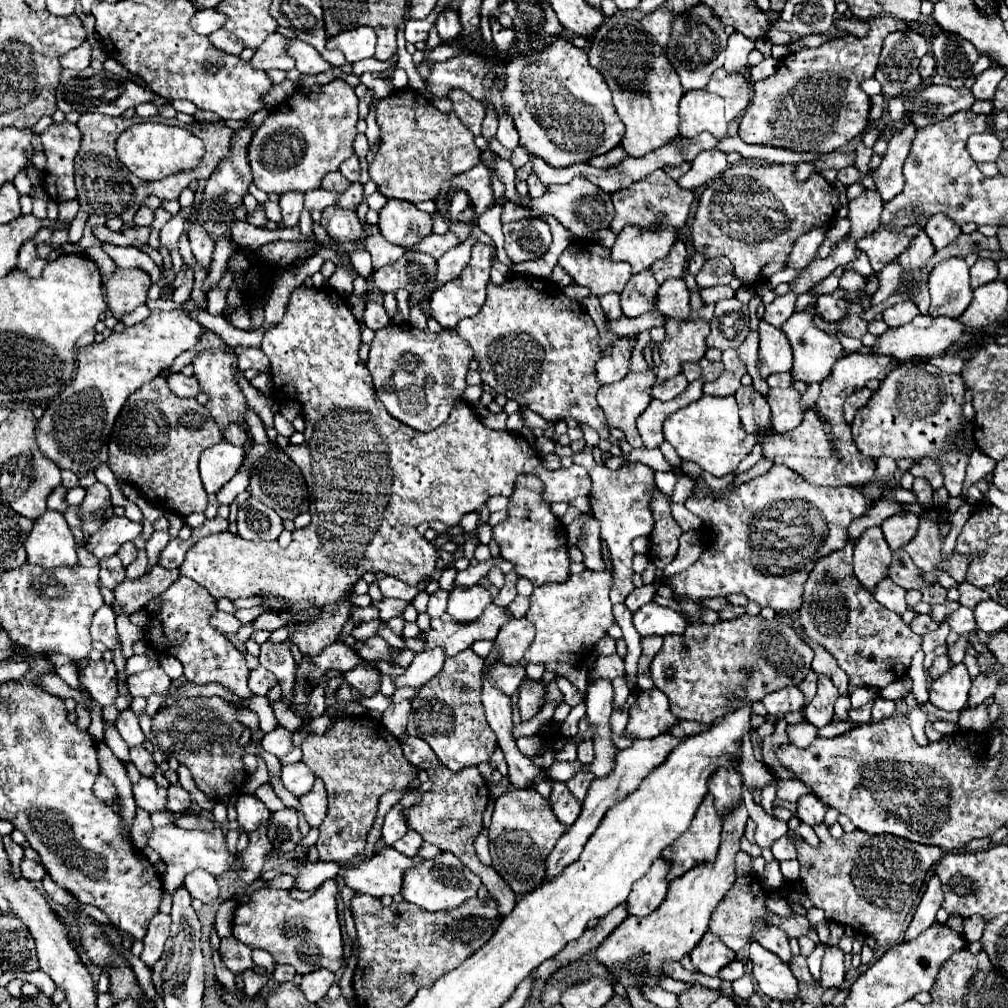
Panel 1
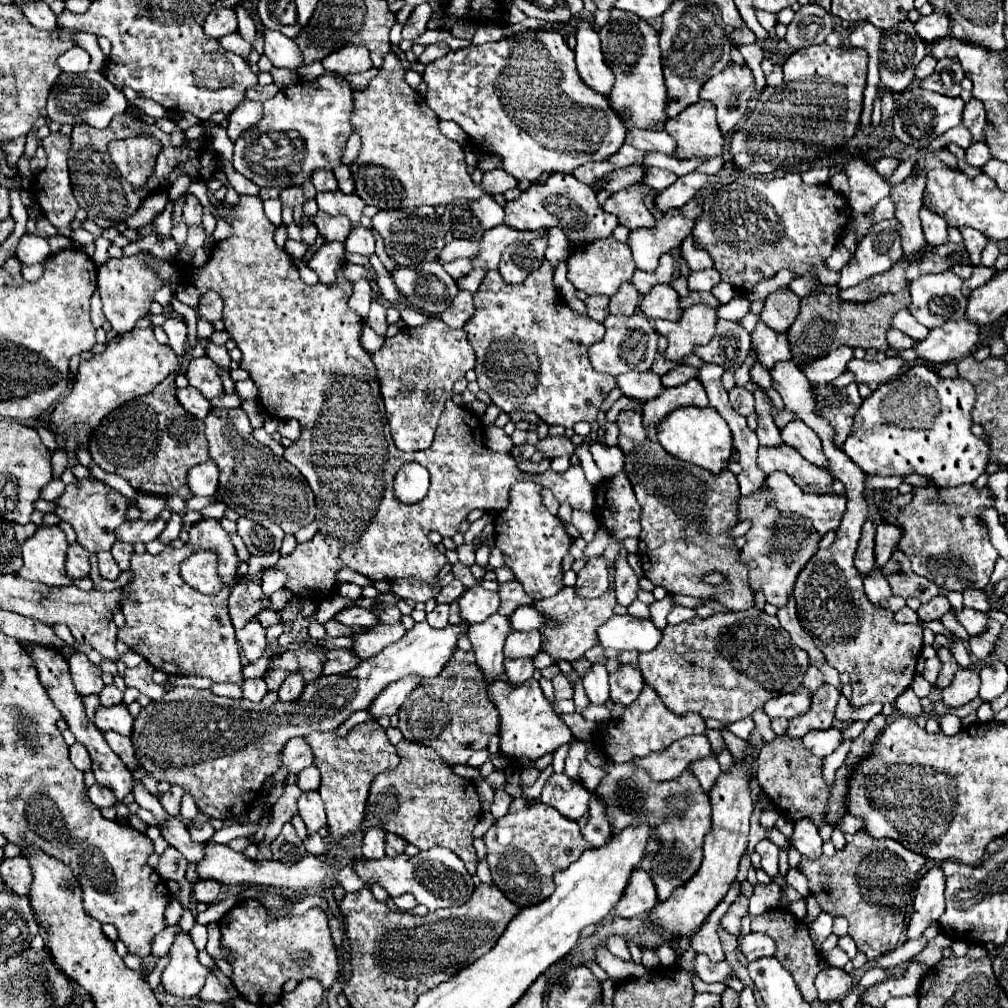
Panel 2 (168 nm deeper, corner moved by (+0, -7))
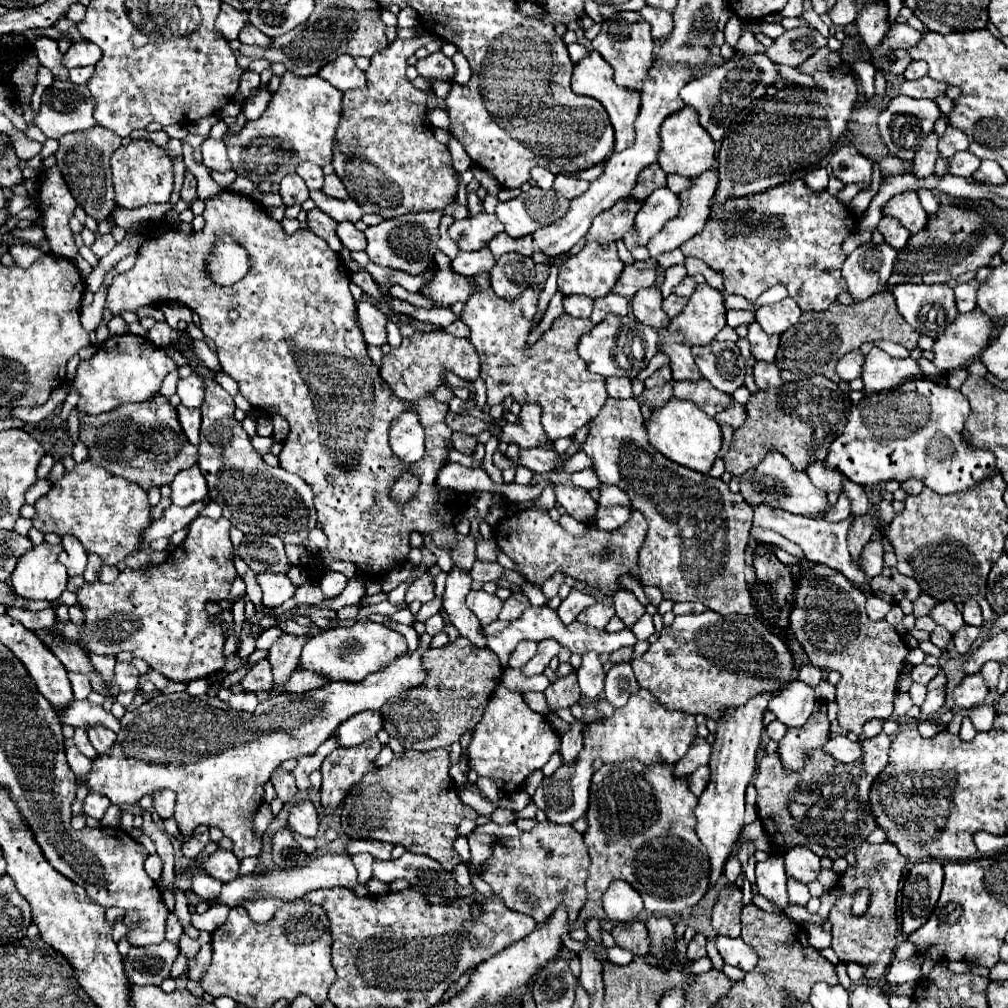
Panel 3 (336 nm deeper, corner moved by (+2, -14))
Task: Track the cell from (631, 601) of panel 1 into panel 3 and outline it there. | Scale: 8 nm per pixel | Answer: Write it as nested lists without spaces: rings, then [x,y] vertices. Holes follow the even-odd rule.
[[[644,614],[634,626],[632,632],[638,636],[638,640],[648,640],[654,634],[654,624],[652,624],[652,616]]]

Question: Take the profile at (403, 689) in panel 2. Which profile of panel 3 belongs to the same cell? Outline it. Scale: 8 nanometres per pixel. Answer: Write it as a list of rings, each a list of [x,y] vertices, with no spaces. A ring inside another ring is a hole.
[[[364,710],[348,718],[348,722],[344,722],[344,726],[340,726],[340,730],[336,730],[334,736],[338,738],[340,746],[350,748],[376,736],[376,732],[382,730],[382,726],[384,726],[384,720],[378,710]]]

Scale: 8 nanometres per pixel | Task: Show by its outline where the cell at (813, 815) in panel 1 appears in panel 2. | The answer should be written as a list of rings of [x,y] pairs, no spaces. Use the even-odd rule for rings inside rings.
[[[800,819],[798,823],[794,823],[794,833],[792,833],[790,841],[792,841],[792,847],[802,857],[818,859],[822,855],[822,839],[810,819]]]

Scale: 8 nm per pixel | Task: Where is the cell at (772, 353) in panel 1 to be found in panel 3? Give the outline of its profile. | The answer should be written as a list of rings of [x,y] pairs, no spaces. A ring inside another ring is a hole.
[[[752,322],[750,328],[748,328],[748,340],[750,340],[752,356],[756,360],[762,360],[762,362],[774,362],[776,360],[780,336],[776,336],[776,334],[770,336],[760,328],[758,322]]]

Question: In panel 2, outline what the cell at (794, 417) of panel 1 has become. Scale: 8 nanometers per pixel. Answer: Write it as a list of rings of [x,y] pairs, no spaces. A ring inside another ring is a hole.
[[[794,421],[788,423],[782,429],[782,441],[790,447],[794,447],[796,451],[800,451],[800,455],[808,461],[814,463],[816,467],[828,469],[824,451],[822,451],[822,443],[818,439],[818,435],[814,435],[814,431],[810,431],[810,427],[806,427],[806,423],[802,421]]]

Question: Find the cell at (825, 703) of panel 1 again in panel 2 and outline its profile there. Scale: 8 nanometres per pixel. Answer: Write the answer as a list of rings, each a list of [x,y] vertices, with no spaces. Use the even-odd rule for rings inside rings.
[[[822,685],[818,691],[814,691],[812,707],[806,715],[794,717],[788,723],[786,735],[788,737],[804,737],[812,729],[828,729],[834,723],[834,709],[838,703],[840,691],[832,685]]]

